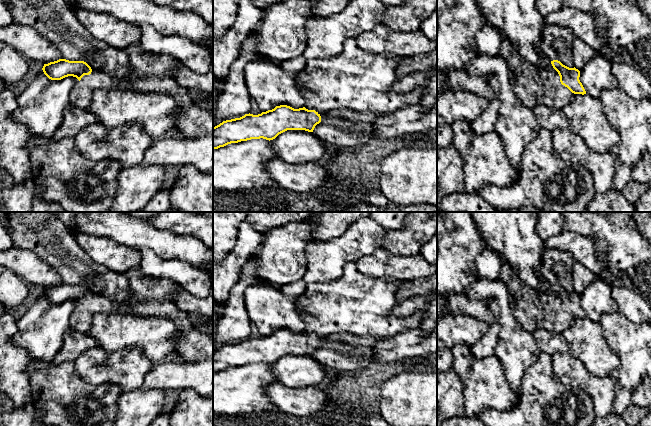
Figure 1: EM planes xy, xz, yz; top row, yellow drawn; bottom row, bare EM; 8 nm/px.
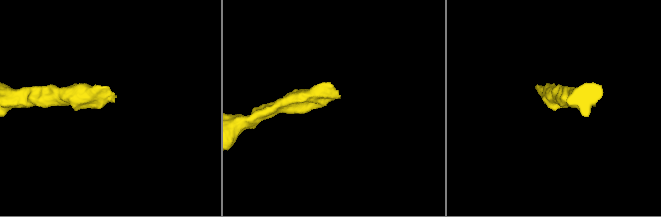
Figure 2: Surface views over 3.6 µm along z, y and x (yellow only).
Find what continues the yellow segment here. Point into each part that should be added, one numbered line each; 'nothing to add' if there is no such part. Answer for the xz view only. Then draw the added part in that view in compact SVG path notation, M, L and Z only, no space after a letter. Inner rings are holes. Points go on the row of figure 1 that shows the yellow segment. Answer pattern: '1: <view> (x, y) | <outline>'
1: xz (354, 79) | M348 38L339 54L330 57L311 58L294 77L300 93L306 100L305 108L326 114L335 109L349 109L354 112L392 113L407 106L418 104L422 98L421 87L397 93L391 87L401 79L396 69L405 57L386 57L369 53L356 44L355 38Z

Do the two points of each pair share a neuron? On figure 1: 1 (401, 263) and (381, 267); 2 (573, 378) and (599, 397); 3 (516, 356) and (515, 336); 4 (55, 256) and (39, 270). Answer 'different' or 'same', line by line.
1: same
2: same
3: same
4: different

